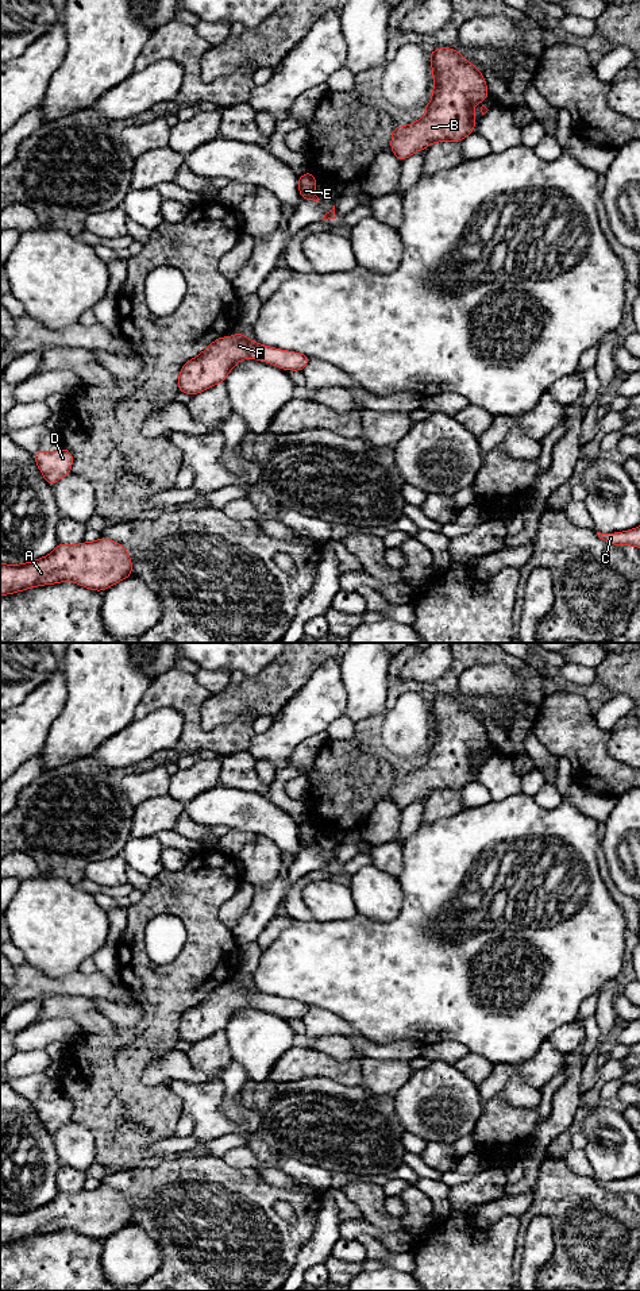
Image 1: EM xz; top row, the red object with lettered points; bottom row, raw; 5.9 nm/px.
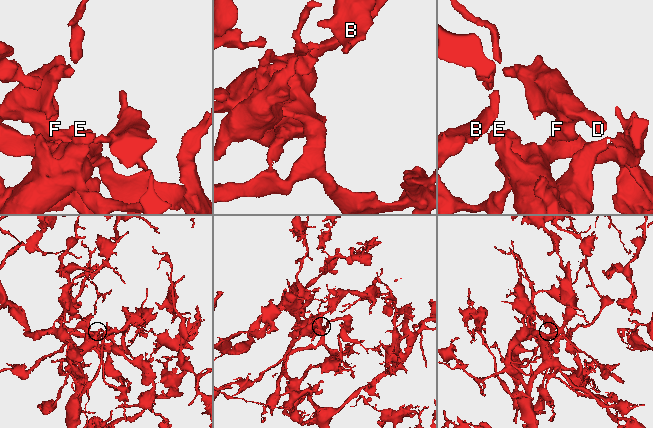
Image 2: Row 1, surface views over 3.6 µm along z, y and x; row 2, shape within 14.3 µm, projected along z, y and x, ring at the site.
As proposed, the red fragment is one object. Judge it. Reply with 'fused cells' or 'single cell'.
single cell

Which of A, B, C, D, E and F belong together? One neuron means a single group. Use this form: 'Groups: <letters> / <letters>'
Groups: A B C D E F

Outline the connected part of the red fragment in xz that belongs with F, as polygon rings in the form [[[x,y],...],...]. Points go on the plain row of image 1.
[[[242,980],[212,990],[201,1002],[188,1009],[180,1018],[178,1040],[189,1044],[204,1040],[220,1030],[225,1030],[232,1016],[247,1006],[271,1011],[286,1020],[302,1020],[311,1006],[294,1001],[251,991]]]

